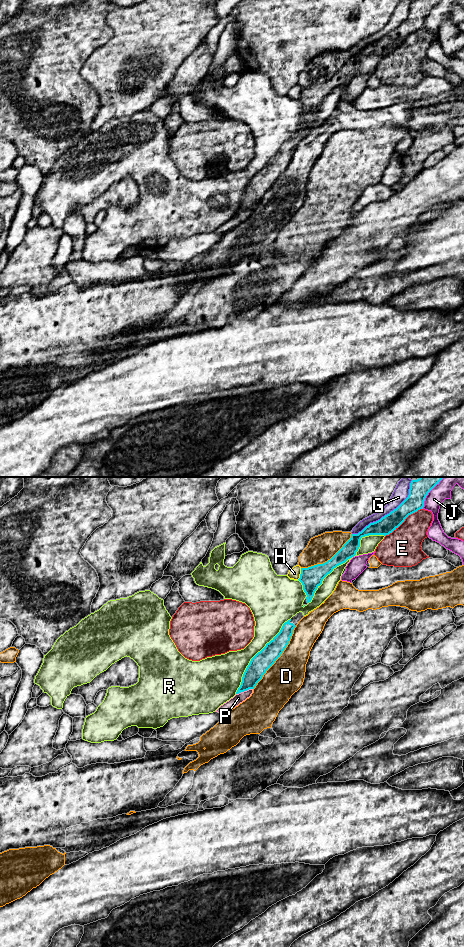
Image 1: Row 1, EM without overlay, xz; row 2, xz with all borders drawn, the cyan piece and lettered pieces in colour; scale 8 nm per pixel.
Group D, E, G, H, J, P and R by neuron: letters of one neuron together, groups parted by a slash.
D G / E / H / J / P / R

